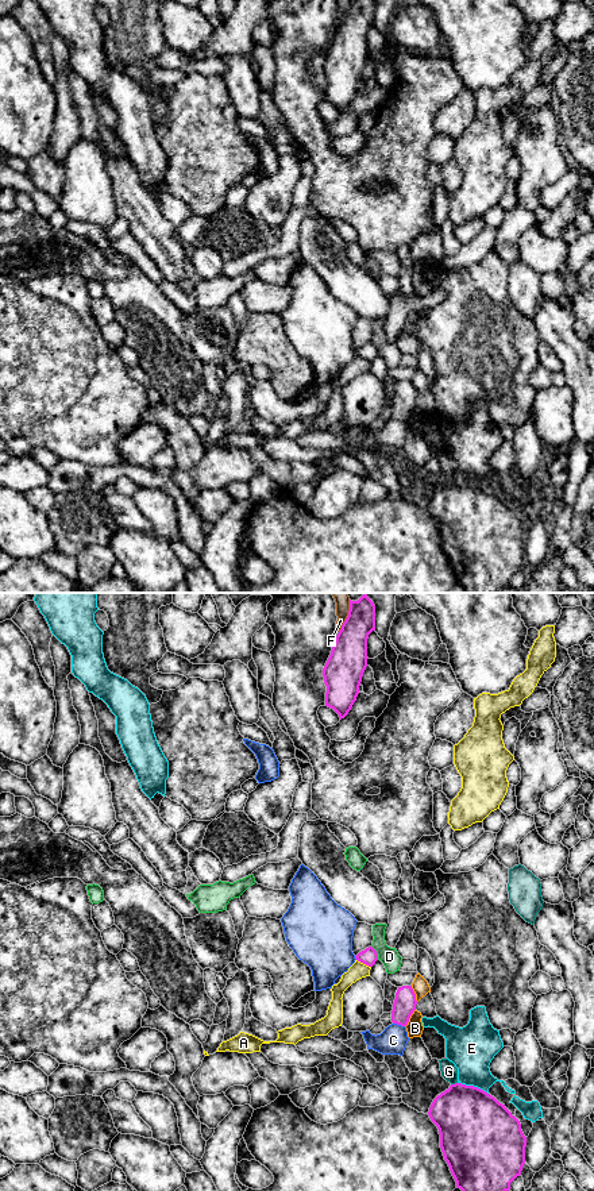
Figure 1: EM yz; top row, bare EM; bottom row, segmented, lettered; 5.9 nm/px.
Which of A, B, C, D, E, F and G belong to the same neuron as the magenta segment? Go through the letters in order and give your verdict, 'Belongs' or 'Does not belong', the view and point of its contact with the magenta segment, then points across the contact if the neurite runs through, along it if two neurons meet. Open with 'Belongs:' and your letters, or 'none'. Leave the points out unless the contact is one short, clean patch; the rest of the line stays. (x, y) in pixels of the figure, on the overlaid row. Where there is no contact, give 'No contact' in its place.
Belongs: none
A: Does not belong. Touches magenta at yz (363, 963). Boundary: yz (357, 959), (370, 967)
B: Does not belong. Touches magenta at yz (409, 1017)
C: Does not belong. Touches magenta at yz (398, 1024)
D: Does not belong. Touches magenta at yz (377, 954)
E: Does not belong. Touches magenta at yz (473, 1086)
F: Does not belong. Touches magenta at yz (347, 616)
G: Does not belong. Touches magenta at yz (455, 1083)

